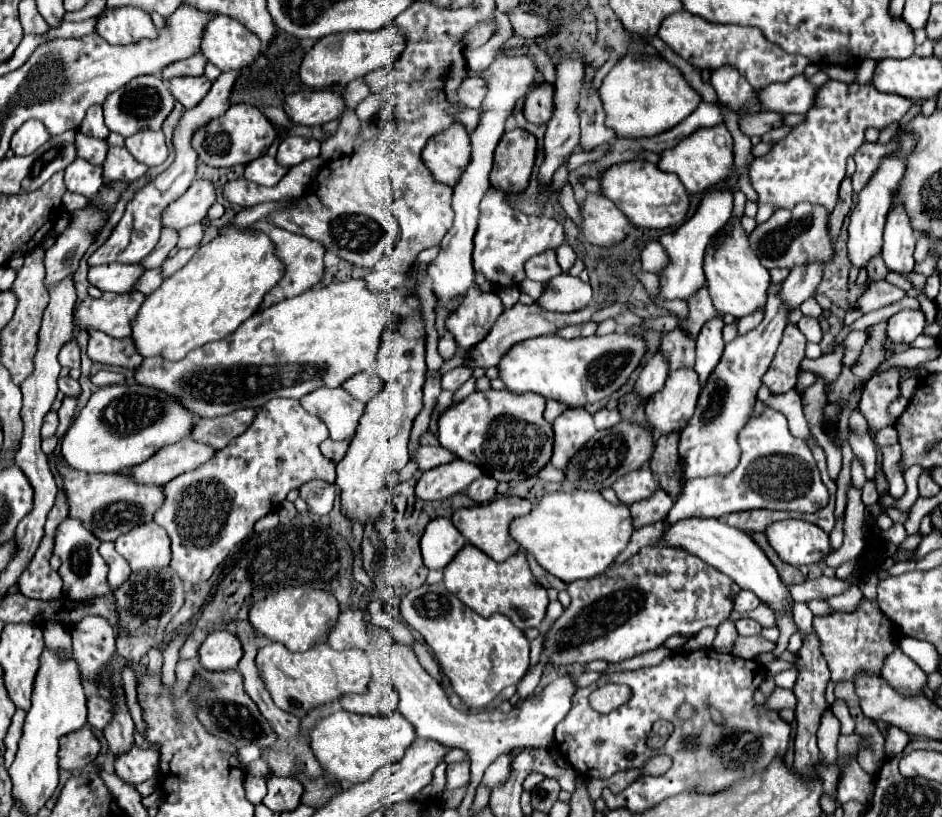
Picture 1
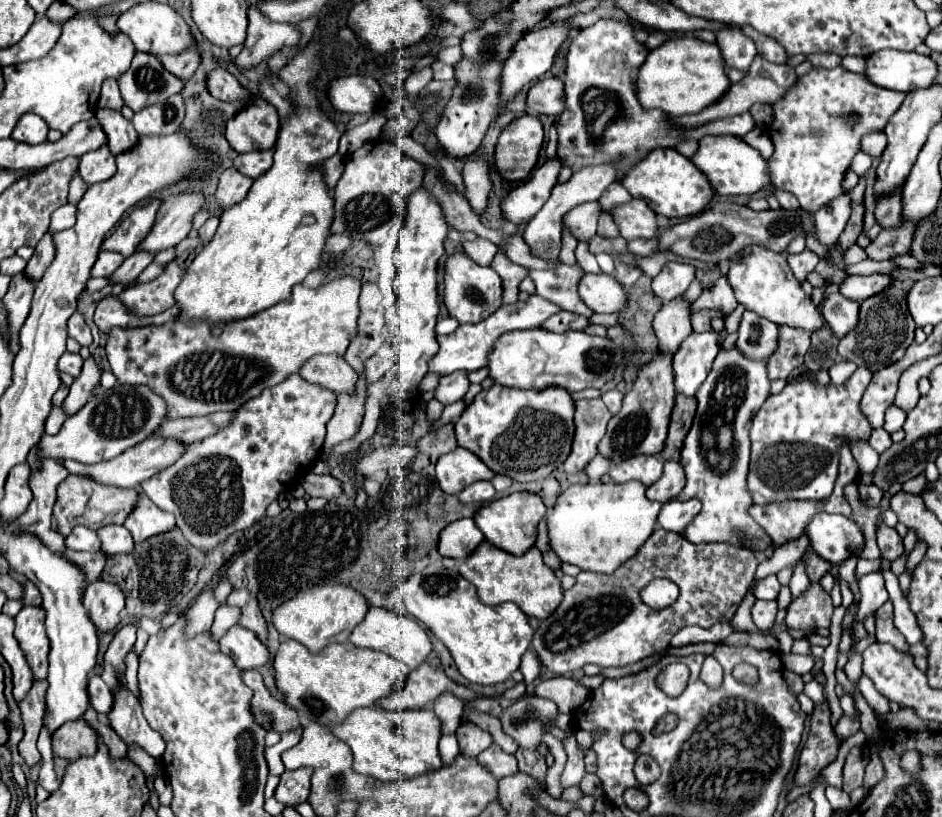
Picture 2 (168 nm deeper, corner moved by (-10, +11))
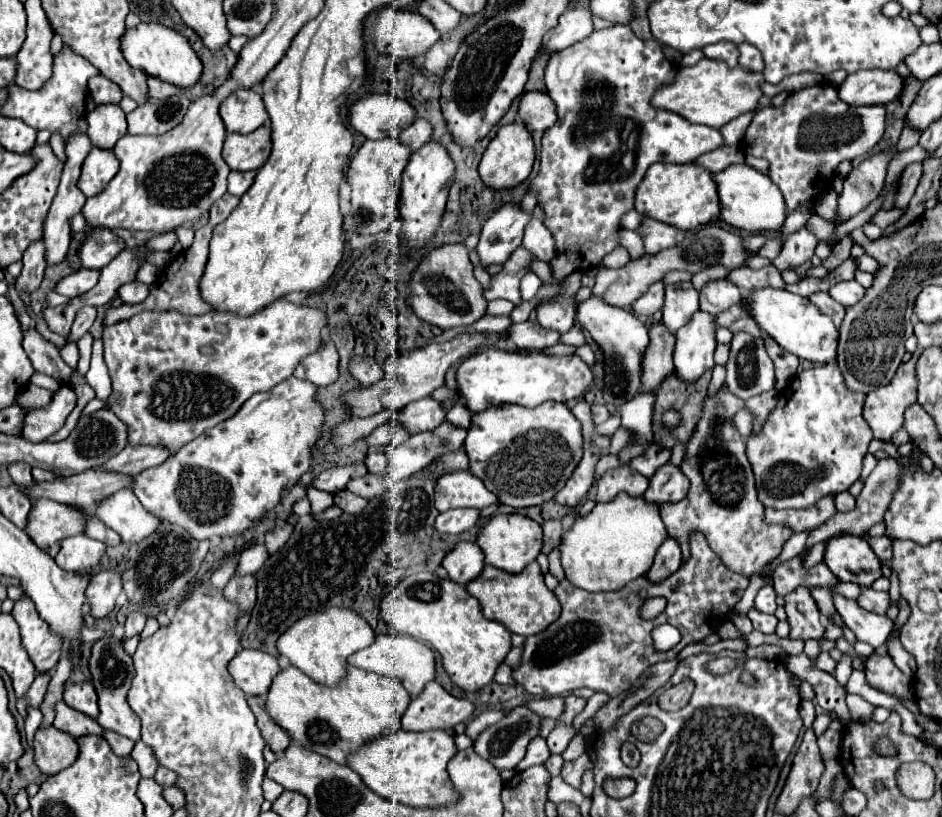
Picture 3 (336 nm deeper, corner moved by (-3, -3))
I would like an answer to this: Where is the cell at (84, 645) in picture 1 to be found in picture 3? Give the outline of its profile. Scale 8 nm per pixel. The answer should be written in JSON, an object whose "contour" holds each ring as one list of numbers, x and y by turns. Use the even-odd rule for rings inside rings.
{"contour":[[100,569,86,589,86,599,90,601,90,613,96,619,108,617,108,613,116,605,120,591,122,591,122,575,114,569]]}

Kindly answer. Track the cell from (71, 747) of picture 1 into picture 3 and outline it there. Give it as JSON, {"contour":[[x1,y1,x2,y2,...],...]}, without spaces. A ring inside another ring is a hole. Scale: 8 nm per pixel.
{"contour":[[56,727,38,729,34,735,34,761,44,775,56,775,78,757,76,739]]}

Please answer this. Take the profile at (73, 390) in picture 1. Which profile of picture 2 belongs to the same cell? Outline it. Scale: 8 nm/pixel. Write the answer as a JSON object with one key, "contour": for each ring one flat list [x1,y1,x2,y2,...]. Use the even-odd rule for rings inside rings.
{"contour":[[63,353,63,357,59,359,59,371,69,373,71,377,77,377,81,373,83,367,83,359,77,353]]}

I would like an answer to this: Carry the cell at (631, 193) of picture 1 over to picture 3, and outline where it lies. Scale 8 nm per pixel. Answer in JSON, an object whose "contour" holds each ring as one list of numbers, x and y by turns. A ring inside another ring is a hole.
{"contour":[[654,163,648,169,648,175,644,177,644,183,640,183,636,191,636,211,664,221,672,223,678,229,696,229,700,225,708,225,720,215,720,199,718,199,718,187,708,169,696,163,686,165,666,165,666,163]]}

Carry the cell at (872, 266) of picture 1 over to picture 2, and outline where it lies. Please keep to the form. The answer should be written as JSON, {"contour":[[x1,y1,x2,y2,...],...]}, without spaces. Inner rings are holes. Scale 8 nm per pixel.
{"contour":[[897,189,895,195,881,197,881,201,877,201,875,219,881,225,881,229,891,229,891,227,897,227,901,223,899,203,897,203,899,201,899,193,901,193,901,189]]}

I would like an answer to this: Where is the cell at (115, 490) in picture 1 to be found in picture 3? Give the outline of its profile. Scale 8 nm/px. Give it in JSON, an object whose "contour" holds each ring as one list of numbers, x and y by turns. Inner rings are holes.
{"contour":[[38,499,32,505,28,525,24,527,32,541,50,557,56,557,62,539,82,533,82,529,84,529,82,511,70,505,52,503,48,499]]}

